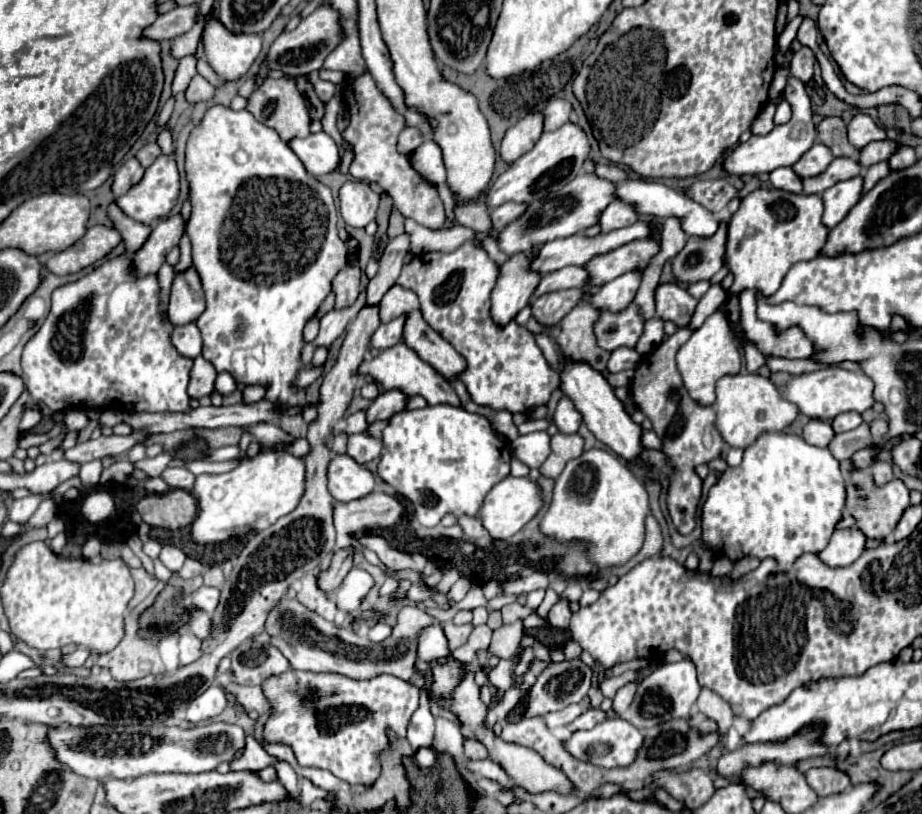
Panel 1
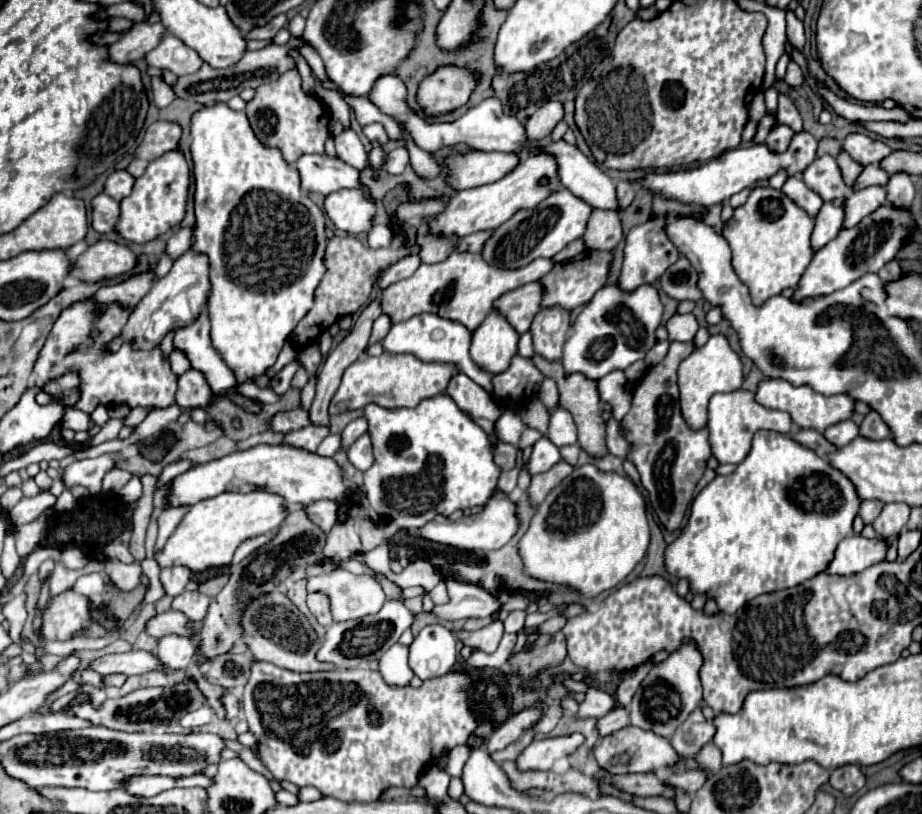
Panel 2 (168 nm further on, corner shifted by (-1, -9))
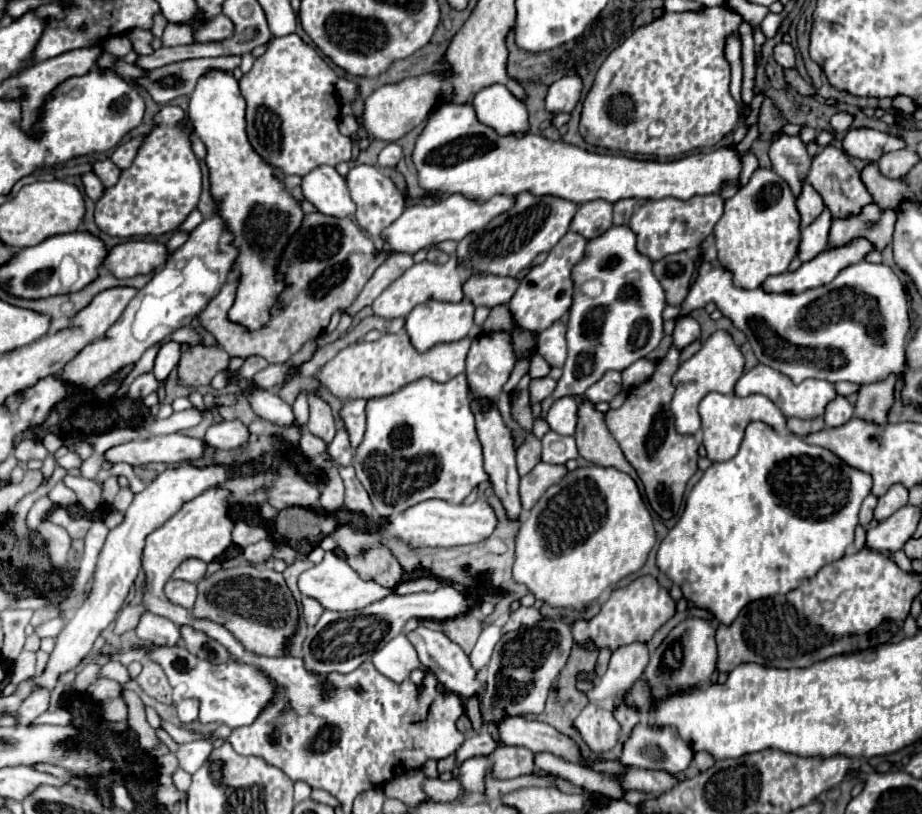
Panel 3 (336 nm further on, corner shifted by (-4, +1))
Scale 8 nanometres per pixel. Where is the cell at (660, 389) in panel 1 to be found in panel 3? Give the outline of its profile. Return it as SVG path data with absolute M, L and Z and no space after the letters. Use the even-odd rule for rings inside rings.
M670 349L668 355L656 365L650 381L632 389L620 409L610 409L606 413L608 431L618 441L626 461L636 469L650 507L662 517L670 519L678 515L686 483L698 469L698 445L694 437L676 433L674 417L670 413L670 401L674 395L672 375L678 369L678 349Z

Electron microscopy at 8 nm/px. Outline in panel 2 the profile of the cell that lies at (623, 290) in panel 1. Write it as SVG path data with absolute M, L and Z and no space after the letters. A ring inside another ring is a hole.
M651 217L647 223L633 227L627 235L625 261L623 261L621 275L617 279L617 287L625 293L631 293L645 283L653 283L677 261L677 257L679 257L677 247L667 239L667 233L663 231L663 217Z

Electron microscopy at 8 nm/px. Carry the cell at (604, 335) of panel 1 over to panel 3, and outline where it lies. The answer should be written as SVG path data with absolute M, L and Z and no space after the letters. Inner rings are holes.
M612 225L594 239L588 239L584 257L572 267L576 287L570 319L566 325L568 359L554 393L542 401L541 416L546 418L550 405L566 395L584 395L584 391L602 379L606 371L624 371L638 359L644 359L664 337L662 311L666 297L662 285L652 273L652 261L636 251L636 235L628 225ZM598 279L604 289L598 297L586 297L578 291L584 281Z

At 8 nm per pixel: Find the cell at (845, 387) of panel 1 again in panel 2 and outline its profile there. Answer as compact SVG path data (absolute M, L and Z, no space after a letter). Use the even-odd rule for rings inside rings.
M769 379L769 381L759 383L755 399L761 405L769 407L769 409L781 409L781 411L789 413L797 427L801 427L801 429L815 429L815 431L825 431L829 425L841 423L845 419L851 419L851 415L855 413L855 399L845 395L845 393L825 397L821 393L815 393L809 385L795 387L789 381L785 381L785 379Z

